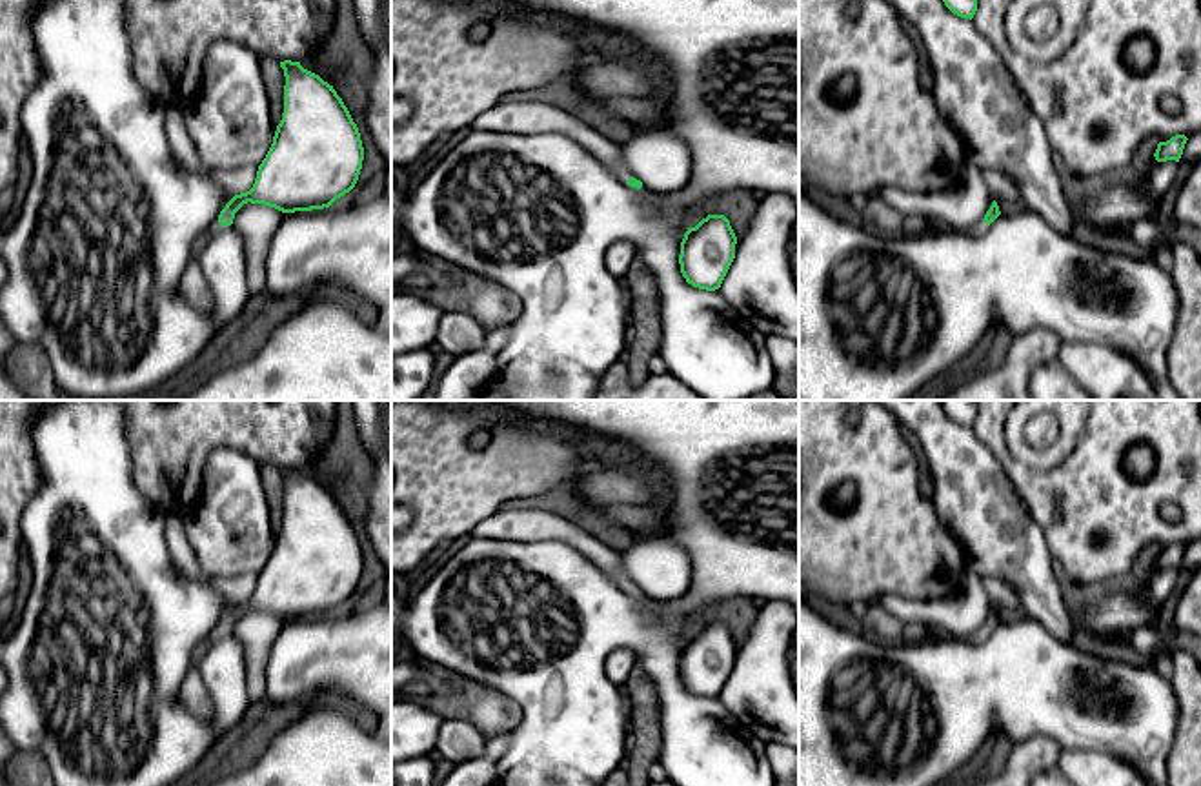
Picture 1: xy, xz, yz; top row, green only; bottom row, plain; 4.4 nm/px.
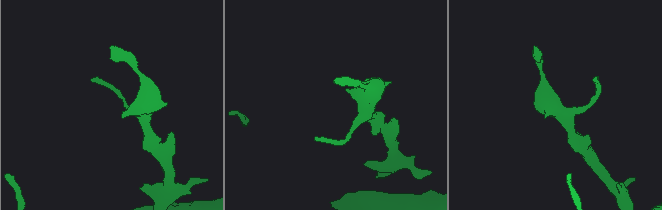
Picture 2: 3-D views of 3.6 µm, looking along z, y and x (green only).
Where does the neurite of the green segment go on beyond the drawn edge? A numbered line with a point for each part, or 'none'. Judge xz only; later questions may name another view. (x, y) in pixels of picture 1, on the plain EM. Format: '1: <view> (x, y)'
1: xz (506, 524)

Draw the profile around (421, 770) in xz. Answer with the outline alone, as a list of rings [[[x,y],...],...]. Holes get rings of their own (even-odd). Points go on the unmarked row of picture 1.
[[[415,757],[391,764],[391,786],[433,786],[433,757]]]

